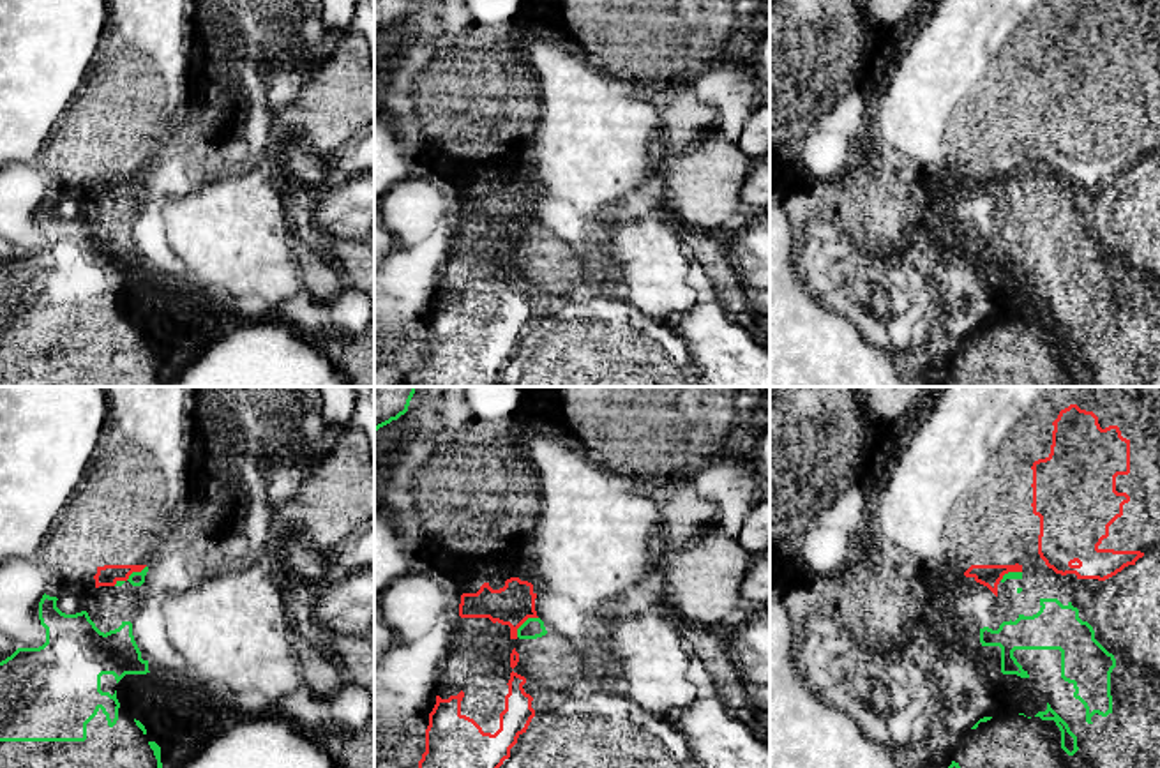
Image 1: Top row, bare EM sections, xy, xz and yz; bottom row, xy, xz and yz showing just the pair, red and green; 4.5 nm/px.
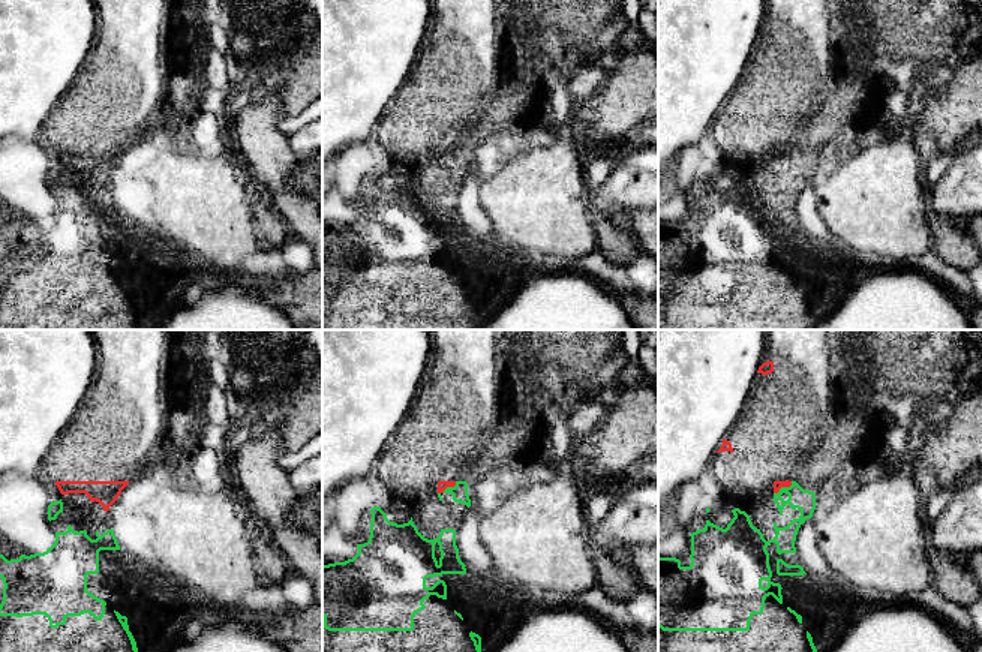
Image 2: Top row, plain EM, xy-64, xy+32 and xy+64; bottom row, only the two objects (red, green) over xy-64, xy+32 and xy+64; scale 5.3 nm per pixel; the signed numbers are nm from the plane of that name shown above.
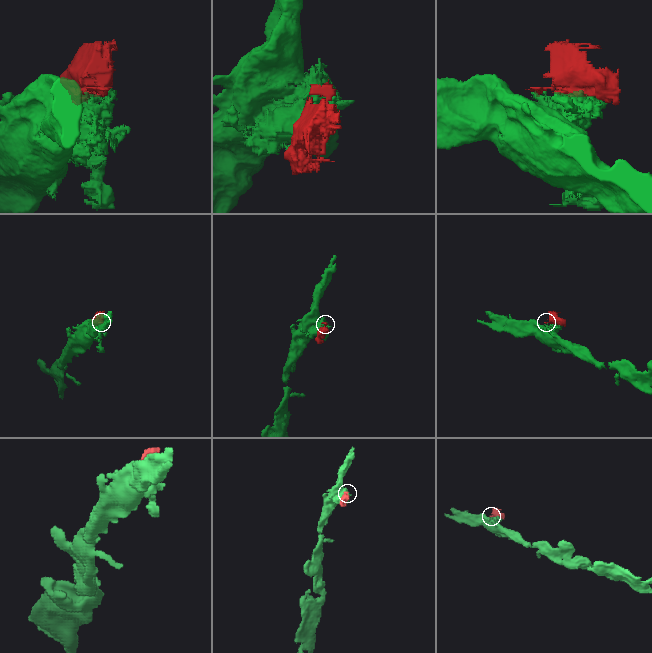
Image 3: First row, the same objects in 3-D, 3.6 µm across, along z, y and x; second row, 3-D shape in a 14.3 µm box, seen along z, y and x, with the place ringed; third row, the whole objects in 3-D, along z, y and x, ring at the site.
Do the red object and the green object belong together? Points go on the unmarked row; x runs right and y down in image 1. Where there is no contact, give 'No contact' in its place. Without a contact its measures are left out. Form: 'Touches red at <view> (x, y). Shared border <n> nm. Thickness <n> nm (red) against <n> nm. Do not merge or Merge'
Touches red at xy (129, 179). Shared border 180 nm. Thickness 100 nm (red) against 60 nm. Do not merge

